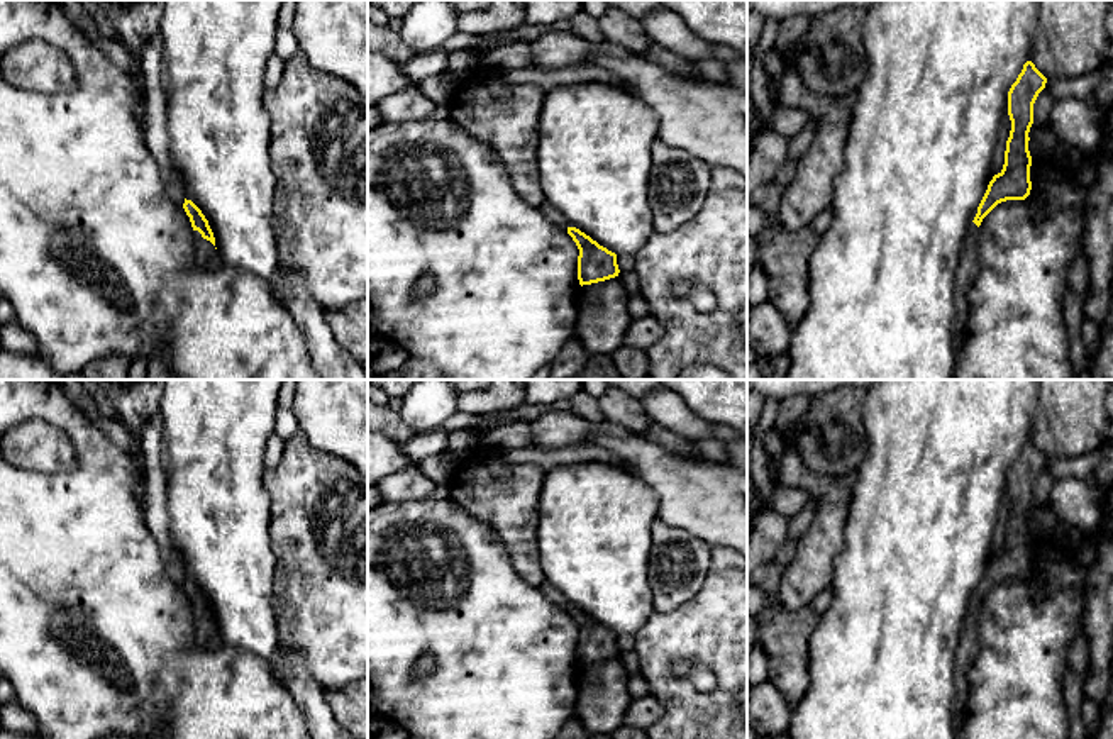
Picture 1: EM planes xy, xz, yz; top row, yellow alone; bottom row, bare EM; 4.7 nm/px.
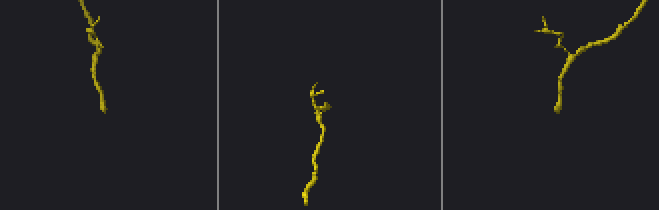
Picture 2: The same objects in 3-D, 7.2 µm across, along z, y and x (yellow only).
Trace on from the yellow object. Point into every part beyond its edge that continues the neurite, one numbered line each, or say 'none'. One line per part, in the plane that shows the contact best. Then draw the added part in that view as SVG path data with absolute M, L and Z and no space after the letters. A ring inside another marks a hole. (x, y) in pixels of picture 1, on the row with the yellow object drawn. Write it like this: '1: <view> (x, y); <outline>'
1: xy (205, 255); M193 231L193 244L195 244L195 268L205 269L205 268L215 268L222 266L222 258L215 246L203 239L198 231Z

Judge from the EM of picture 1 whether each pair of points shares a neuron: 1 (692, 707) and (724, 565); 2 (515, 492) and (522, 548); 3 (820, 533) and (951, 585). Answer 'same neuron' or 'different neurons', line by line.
1: same neuron
2: same neuron
3: different neurons

